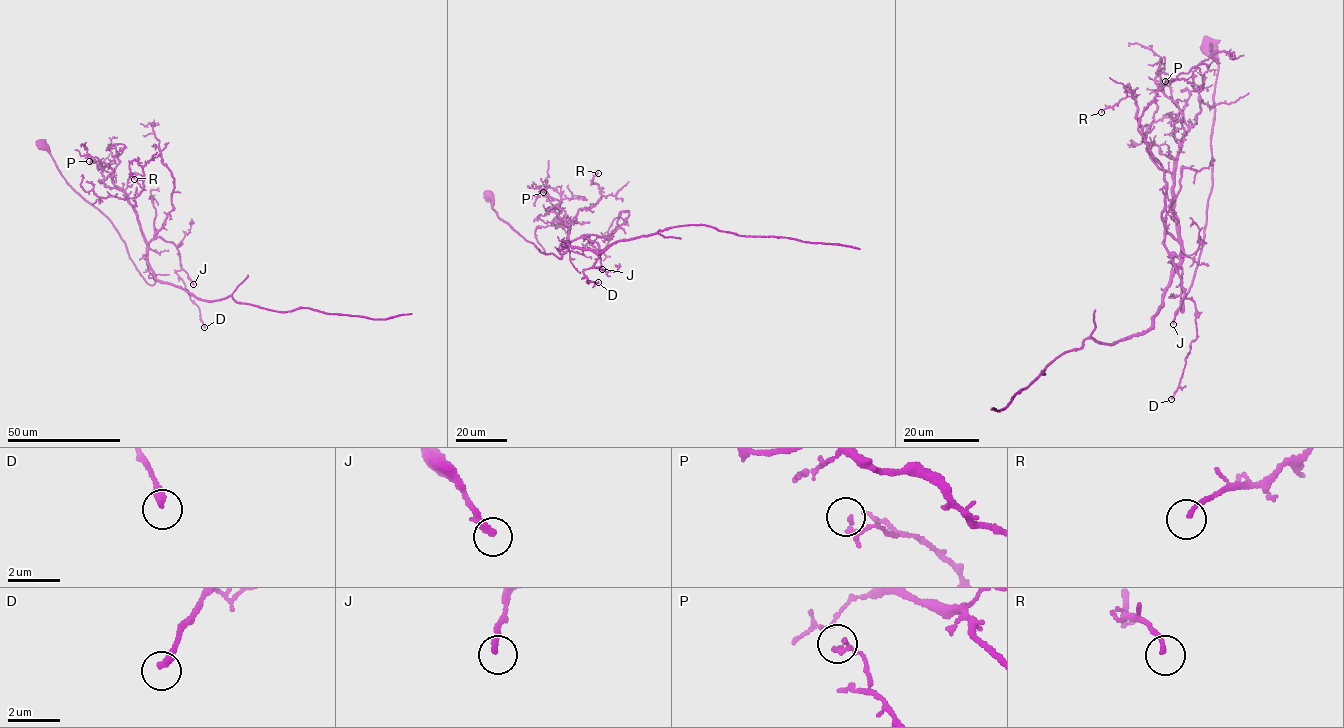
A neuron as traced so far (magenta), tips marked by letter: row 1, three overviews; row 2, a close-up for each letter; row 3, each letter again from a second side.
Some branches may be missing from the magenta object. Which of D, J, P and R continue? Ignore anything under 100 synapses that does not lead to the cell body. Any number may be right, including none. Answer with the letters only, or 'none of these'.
none of these

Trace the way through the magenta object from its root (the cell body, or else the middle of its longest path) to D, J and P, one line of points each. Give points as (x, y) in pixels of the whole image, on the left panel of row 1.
D: (43, 144), (63, 178), (112, 223), (148, 284), (147, 245), (159, 237), (175, 246), (176, 273), (204, 327)
J: (43, 144), (63, 178), (112, 223), (148, 284), (155, 278), (147, 245), (159, 237), (175, 246), (193, 284)
P: (43, 144), (63, 178), (112, 223), (135, 267), (152, 285), (137, 211), (113, 174), (89, 161)

